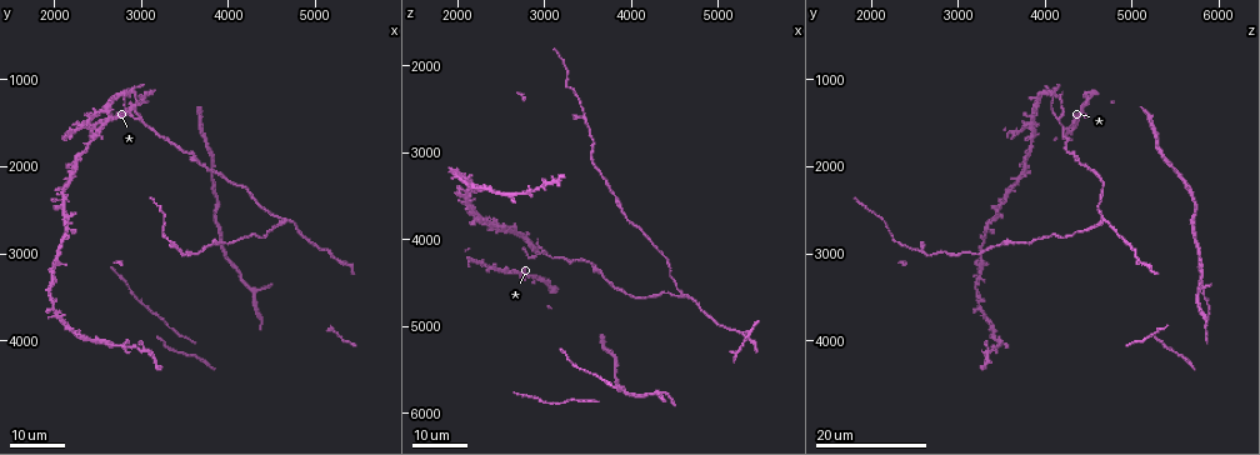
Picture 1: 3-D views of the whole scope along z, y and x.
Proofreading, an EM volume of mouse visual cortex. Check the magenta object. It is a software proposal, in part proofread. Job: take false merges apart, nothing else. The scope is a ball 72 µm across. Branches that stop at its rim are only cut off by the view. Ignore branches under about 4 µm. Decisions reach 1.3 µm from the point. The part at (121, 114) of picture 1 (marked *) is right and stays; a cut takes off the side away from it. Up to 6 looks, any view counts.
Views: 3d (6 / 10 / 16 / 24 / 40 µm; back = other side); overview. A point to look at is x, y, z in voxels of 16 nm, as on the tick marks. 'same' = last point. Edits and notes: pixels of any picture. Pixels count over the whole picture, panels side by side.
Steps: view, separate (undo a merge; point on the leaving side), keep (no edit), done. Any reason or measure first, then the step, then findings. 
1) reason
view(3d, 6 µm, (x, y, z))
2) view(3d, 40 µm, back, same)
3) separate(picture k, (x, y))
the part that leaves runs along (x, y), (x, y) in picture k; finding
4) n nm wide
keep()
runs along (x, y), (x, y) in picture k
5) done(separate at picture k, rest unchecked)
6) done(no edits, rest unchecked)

calibre changes
view(3d, 24 µm, (3800, 2850, 3500))

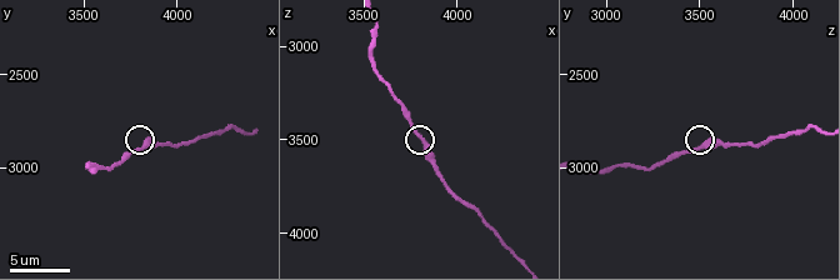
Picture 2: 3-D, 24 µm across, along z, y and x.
view(3d, 6 µm, (3820, 2900, 3520))

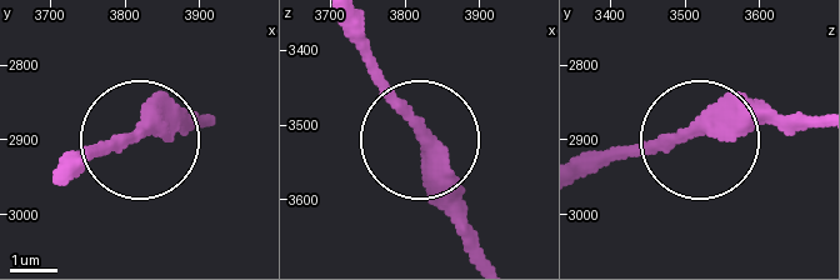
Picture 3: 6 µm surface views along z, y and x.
keep()
runs along (211, 126), (71, 150) in picture 3; all the same neuron

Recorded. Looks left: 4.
a narrow waist
view(3d, 6 µm, (3560, 2980, 2880))

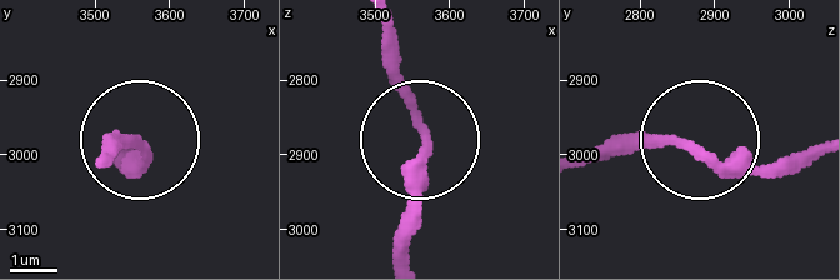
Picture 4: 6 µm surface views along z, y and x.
keep()
runs along (813, 150), (729, 161), (658, 138), (590, 150) in picture 4; all the same neuron

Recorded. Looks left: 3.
sudden change in width
view(3d, 24 µm, (3450, 2950, 2550))

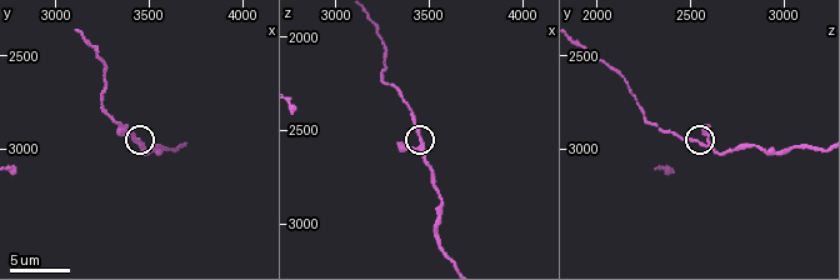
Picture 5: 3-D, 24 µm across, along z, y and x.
view(3d, 10 µm, (3440, 2980, 2580))

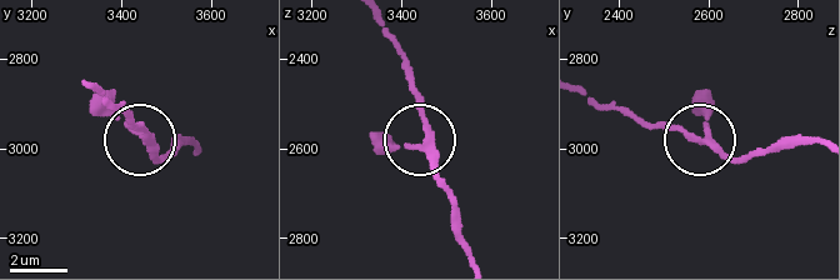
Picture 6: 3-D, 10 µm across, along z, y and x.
keep()
runs along (470, 256), (404, 58) in picture 6; all the same neuron

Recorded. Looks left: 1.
done(no edits, rest unchecked)

